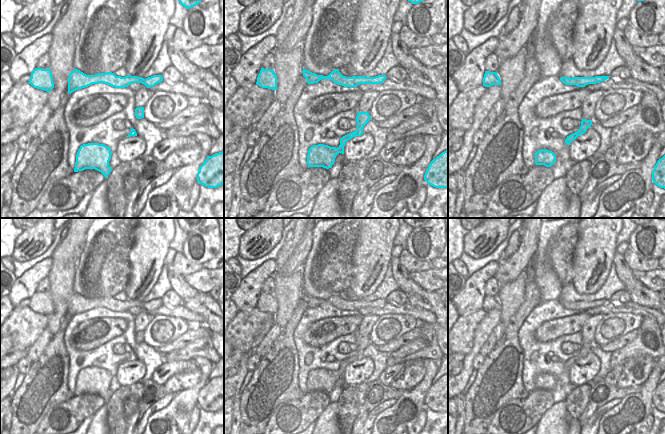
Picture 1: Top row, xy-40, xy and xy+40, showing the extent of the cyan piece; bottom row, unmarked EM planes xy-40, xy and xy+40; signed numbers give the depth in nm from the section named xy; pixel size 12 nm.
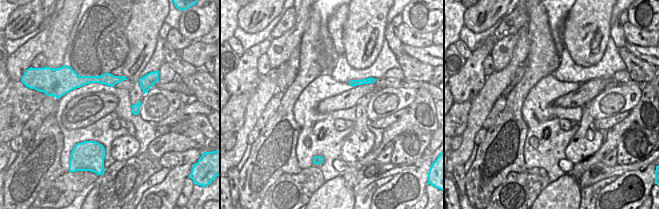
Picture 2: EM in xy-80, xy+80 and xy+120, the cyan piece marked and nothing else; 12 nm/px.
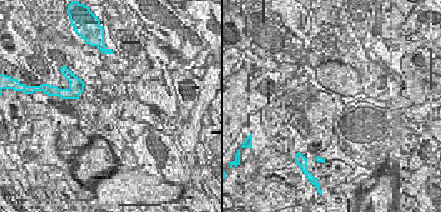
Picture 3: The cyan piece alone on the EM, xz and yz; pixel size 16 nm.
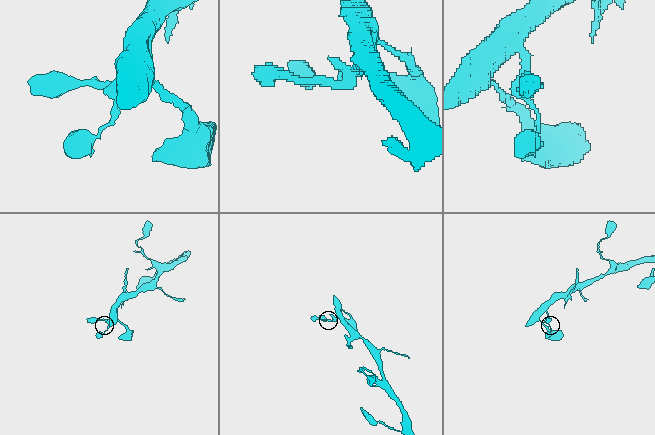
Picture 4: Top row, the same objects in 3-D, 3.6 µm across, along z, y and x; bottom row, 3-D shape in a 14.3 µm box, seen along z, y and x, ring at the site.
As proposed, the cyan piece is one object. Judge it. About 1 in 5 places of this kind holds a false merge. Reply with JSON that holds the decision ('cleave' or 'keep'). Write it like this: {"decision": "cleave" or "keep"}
{"decision": "keep"}

